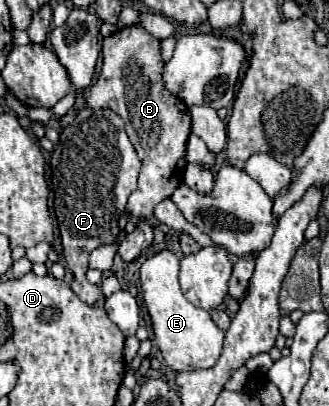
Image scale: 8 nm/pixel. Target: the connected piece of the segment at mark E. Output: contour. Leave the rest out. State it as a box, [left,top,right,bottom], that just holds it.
[141,250,225,372]

